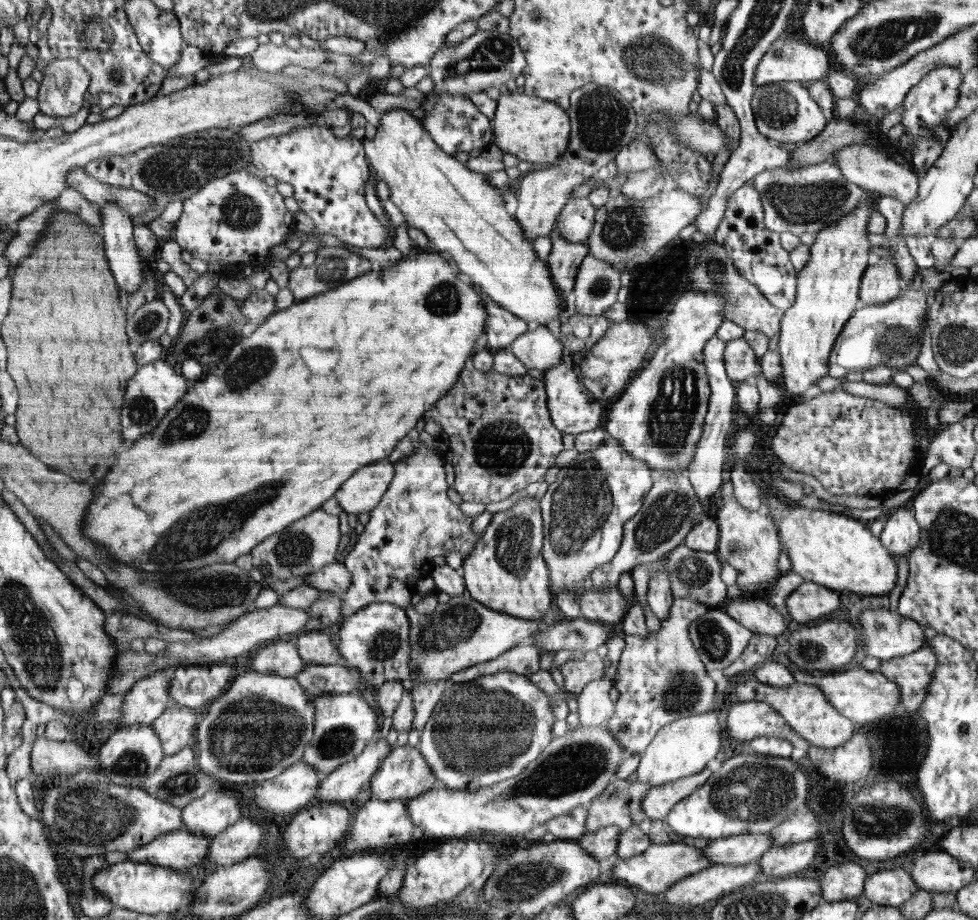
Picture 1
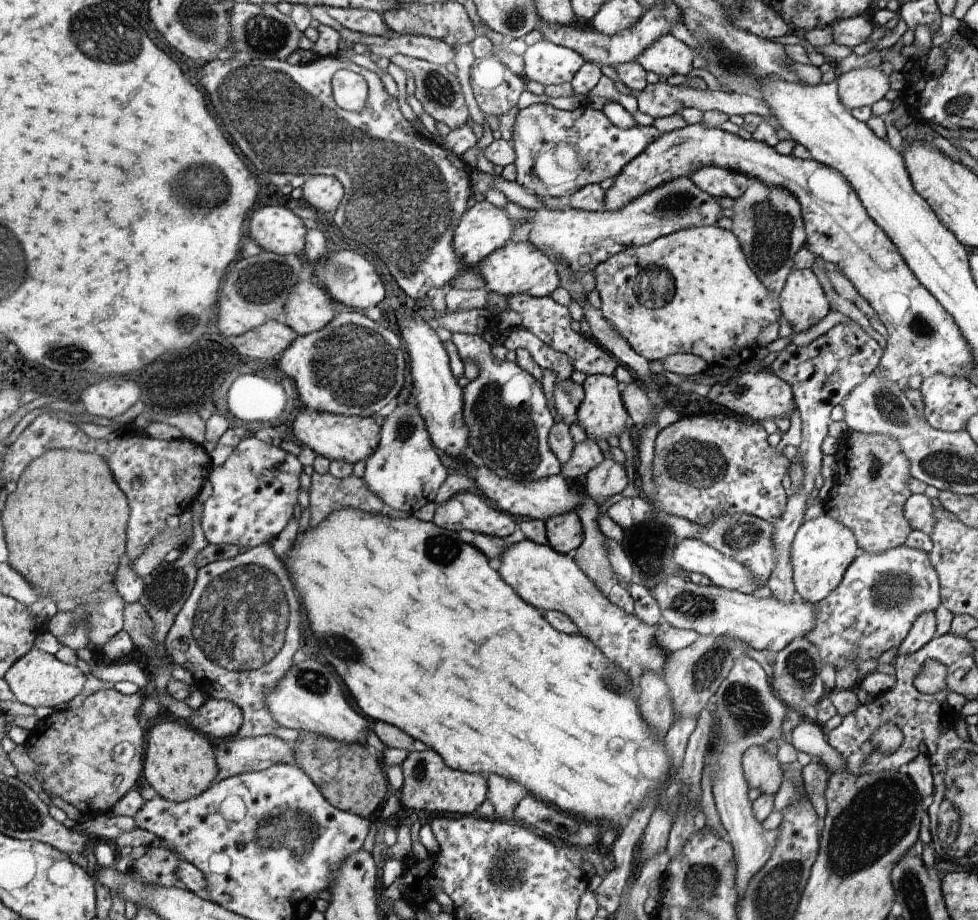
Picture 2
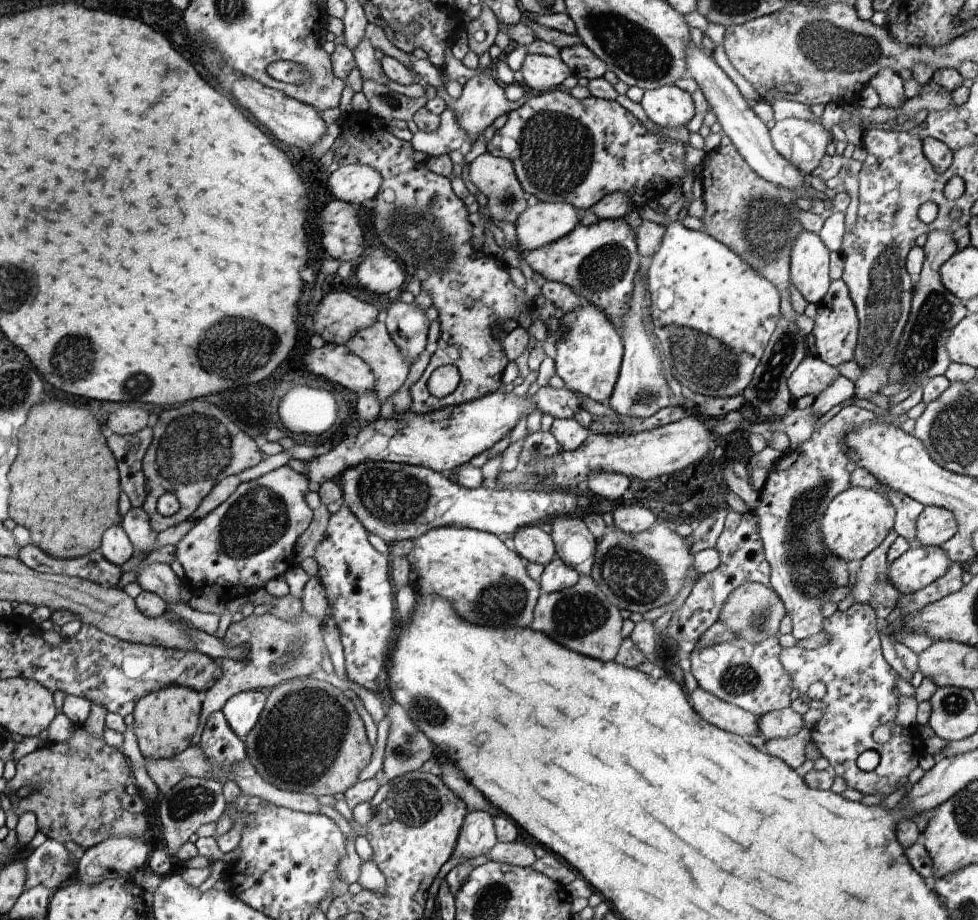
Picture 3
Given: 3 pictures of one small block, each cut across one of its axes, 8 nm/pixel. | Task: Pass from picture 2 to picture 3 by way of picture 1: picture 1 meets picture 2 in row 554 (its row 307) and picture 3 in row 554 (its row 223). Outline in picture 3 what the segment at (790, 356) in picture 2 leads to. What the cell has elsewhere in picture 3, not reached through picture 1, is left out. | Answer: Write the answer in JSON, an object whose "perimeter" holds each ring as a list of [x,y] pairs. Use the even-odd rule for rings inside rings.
{"perimeter":[[[748,510],[744,514],[728,512],[722,534],[715,546],[720,555],[720,566],[712,572],[701,574],[684,604],[673,613],[666,629],[670,638],[676,640],[681,656],[688,656],[695,649],[700,636],[718,621],[727,596],[735,588],[745,582],[759,582],[764,586],[770,586],[771,566],[764,554],[758,521],[758,516],[753,510]]]}

